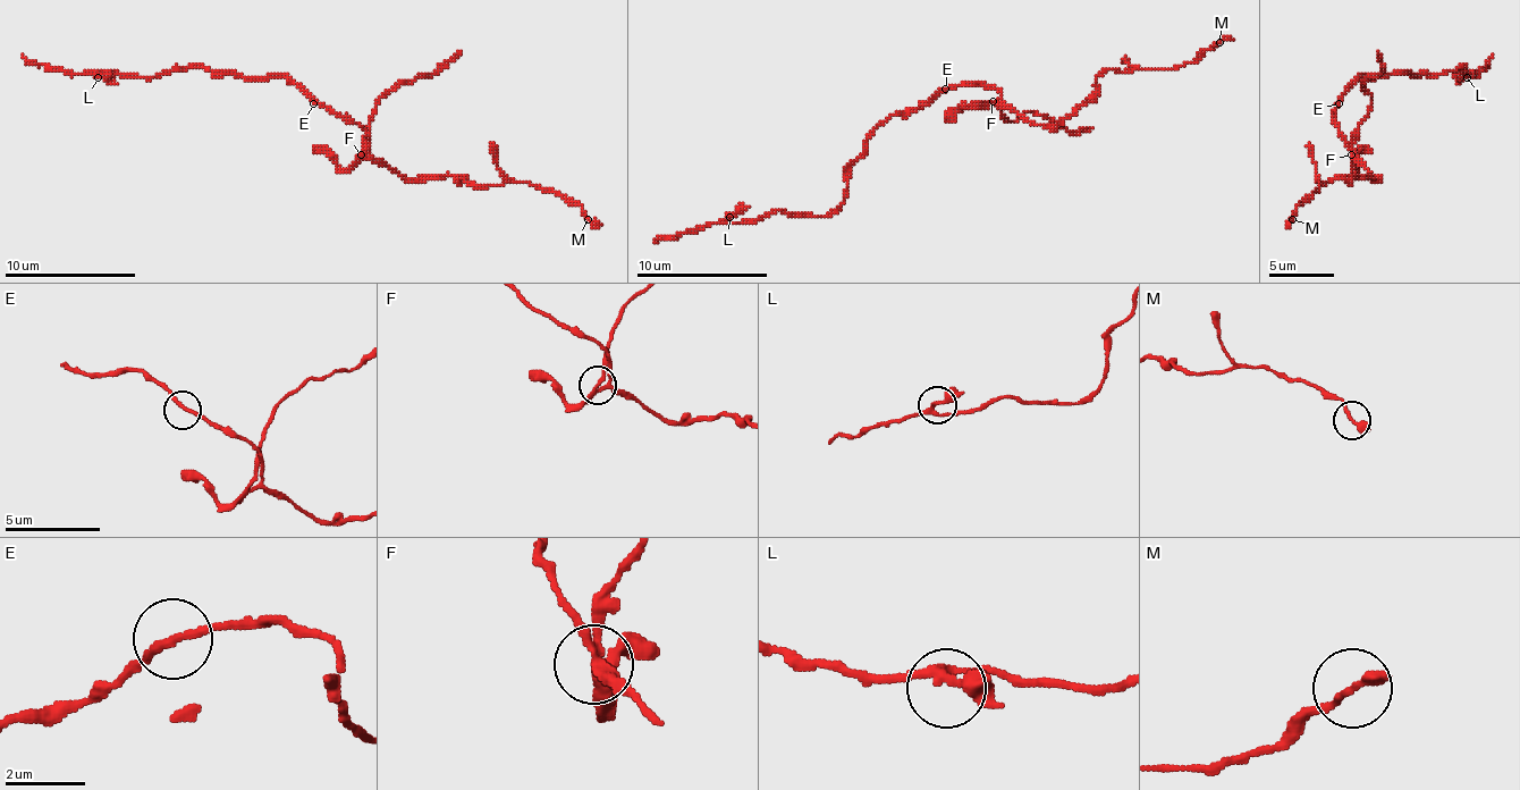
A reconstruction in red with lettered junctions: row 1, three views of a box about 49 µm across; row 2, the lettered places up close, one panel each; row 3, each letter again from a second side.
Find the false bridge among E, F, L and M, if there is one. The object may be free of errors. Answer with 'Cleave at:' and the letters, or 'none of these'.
Cleave at: F

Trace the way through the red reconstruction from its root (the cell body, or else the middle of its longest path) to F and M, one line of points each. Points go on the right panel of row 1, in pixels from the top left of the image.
F: (1339, 100), (1335, 126), (1352, 156)
M: (1339, 100), (1335, 126), (1345, 146), (1378, 178), (1349, 176), (1328, 178), (1323, 185), (1319, 182), (1293, 218)

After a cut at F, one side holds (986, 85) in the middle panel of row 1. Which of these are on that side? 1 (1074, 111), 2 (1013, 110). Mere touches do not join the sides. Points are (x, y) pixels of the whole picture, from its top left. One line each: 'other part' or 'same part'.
1: same part
2: same part

